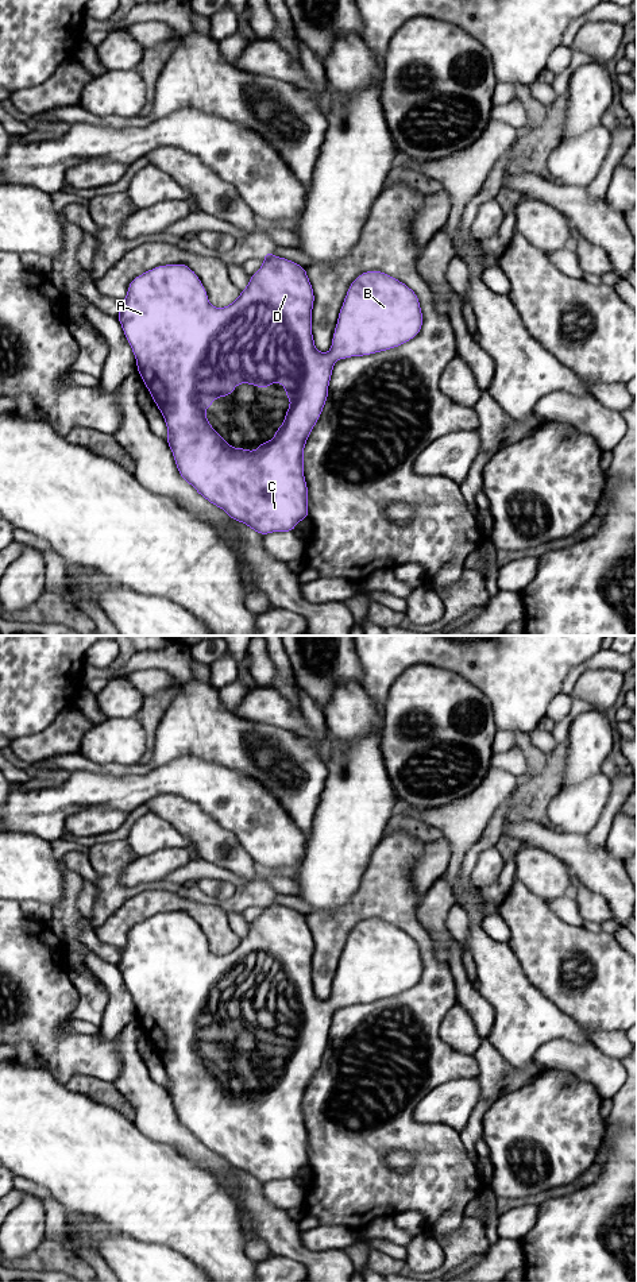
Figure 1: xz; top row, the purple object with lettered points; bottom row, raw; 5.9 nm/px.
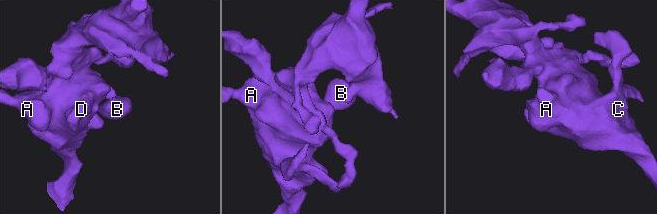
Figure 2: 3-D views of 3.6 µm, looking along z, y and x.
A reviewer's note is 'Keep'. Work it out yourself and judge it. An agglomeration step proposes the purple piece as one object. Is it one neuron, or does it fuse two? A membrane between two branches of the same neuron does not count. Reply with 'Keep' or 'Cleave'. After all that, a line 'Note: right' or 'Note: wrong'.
Keep
Note: right

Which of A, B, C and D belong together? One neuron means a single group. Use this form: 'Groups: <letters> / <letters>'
Groups: A B C D

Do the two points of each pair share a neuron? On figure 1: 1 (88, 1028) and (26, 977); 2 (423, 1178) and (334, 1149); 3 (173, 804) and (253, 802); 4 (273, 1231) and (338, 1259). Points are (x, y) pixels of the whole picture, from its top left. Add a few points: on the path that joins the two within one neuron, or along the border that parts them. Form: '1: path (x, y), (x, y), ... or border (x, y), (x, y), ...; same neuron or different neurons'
1: border (68, 1024), (70, 1030), (77, 1033), (99, 1033); different neurons
2: path (401, 1181), (366, 1181), (355, 1170); same neuron
3: border (166, 792), (174, 792), (193, 800), (219, 825); different neurons
4: path (289, 1244), (311, 1259), (321, 1259); same neuron

